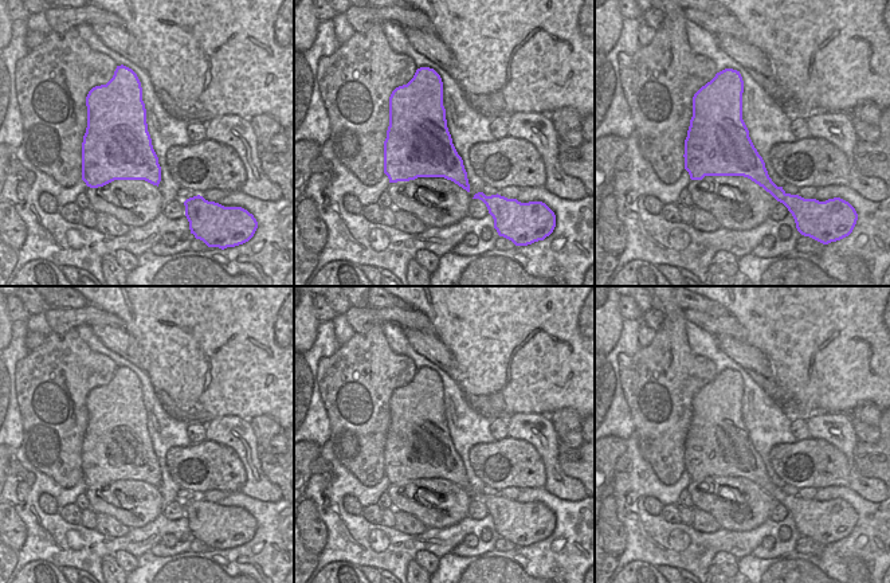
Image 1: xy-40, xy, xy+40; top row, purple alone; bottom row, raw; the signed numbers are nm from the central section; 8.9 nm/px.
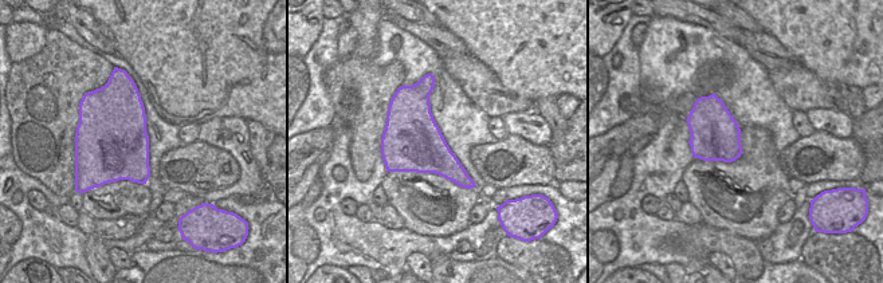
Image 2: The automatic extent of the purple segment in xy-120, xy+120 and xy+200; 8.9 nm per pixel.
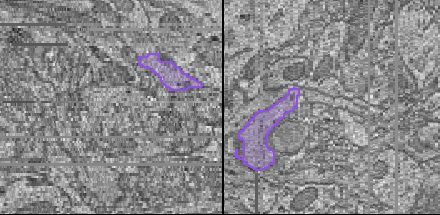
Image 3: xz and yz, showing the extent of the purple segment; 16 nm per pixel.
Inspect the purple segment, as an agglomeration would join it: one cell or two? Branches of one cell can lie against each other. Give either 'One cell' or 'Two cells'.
One cell

